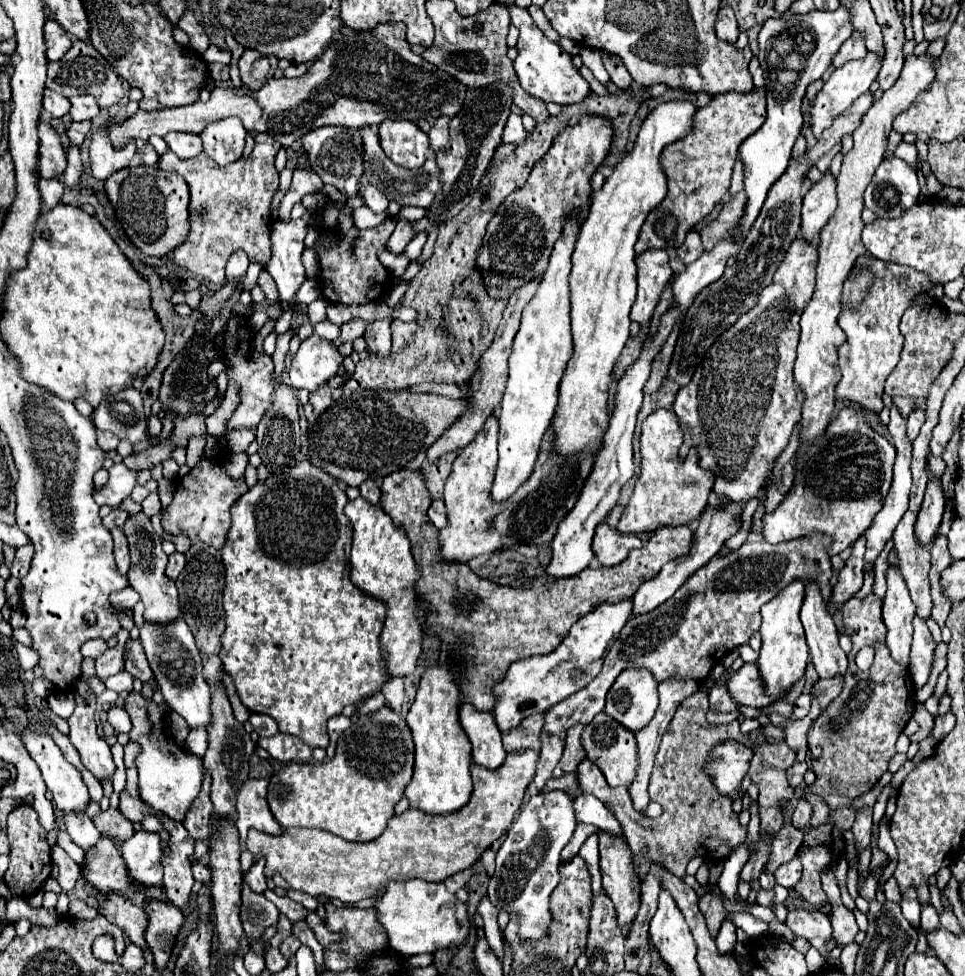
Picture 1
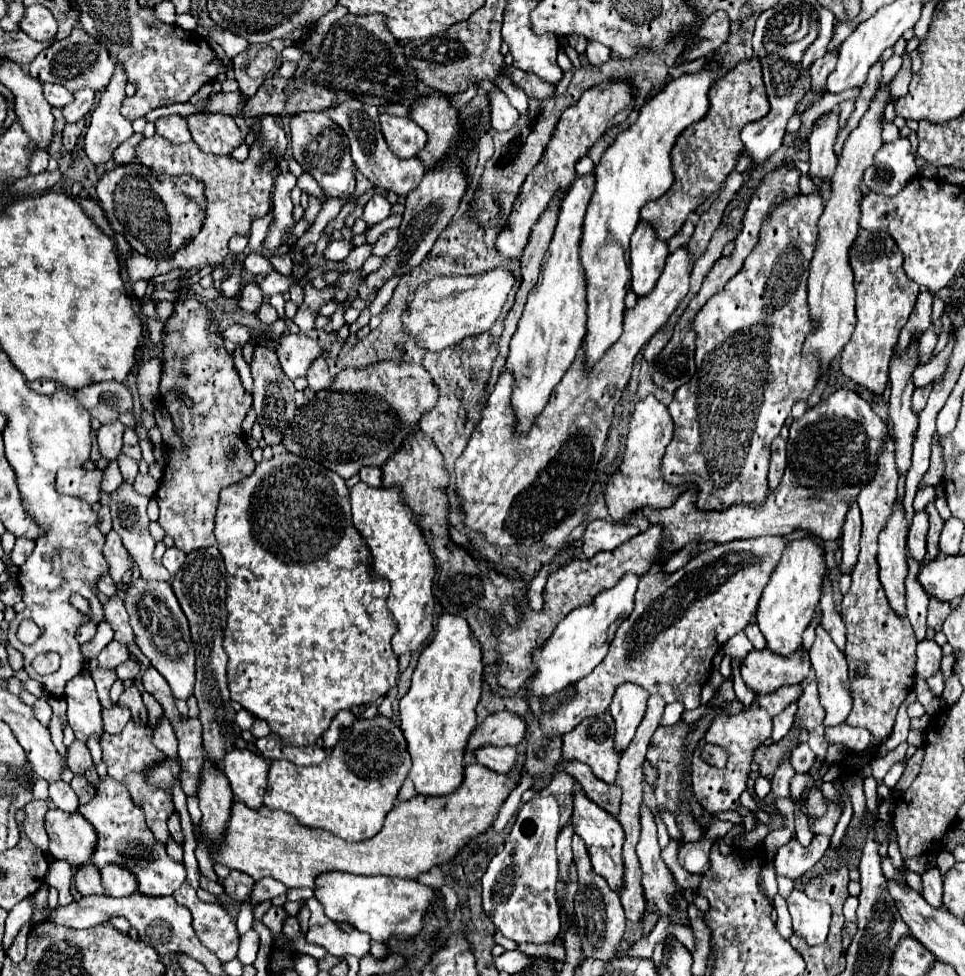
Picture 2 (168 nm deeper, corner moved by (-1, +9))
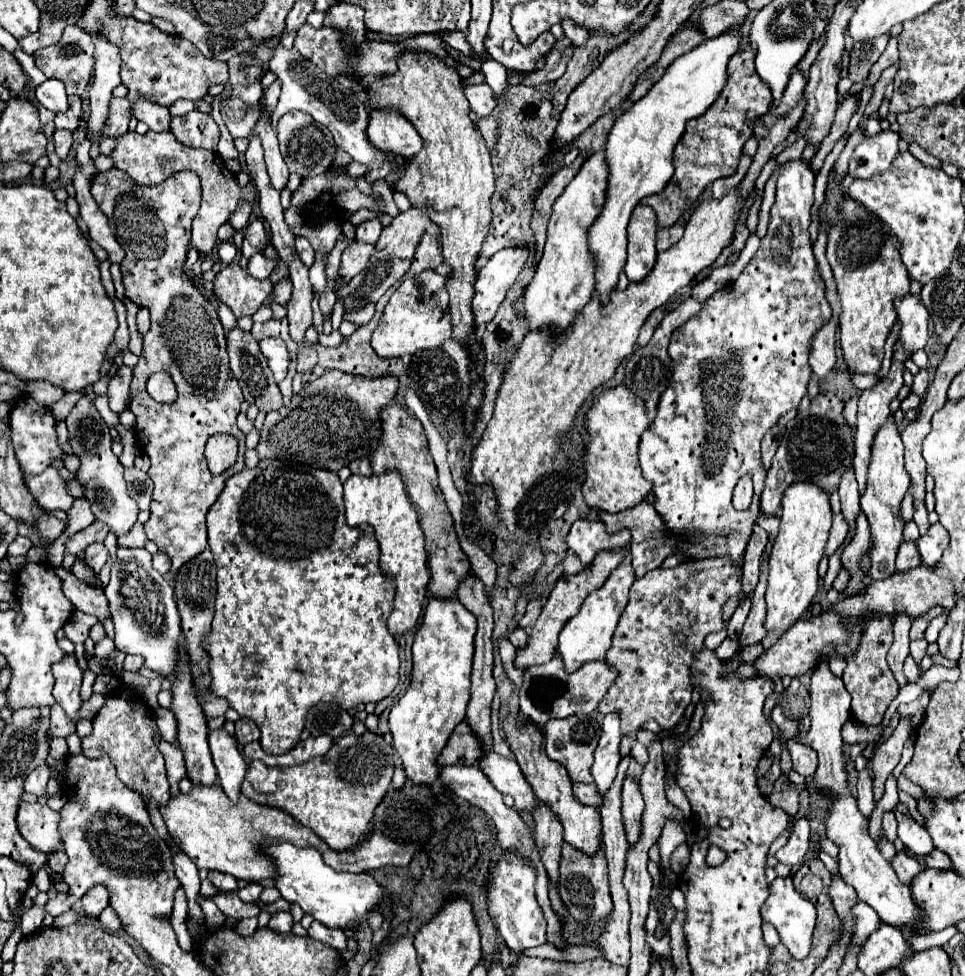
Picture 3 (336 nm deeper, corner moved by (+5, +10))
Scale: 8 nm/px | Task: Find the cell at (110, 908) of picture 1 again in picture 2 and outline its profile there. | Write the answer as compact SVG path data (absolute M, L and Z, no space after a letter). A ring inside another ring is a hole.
M84 863L74 873L74 885L80 895L92 895L92 893L104 893L100 885L100 871L92 863Z

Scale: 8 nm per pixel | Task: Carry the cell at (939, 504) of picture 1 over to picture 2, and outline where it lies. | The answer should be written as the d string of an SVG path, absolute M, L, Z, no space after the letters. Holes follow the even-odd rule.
M924 511L916 513L908 533L908 553L916 561L924 561L926 555L926 533L928 533L928 515Z

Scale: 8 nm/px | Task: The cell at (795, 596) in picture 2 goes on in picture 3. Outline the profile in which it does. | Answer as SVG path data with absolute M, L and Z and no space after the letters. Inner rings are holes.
M800 482L792 484L782 498L780 532L776 536L770 560L768 560L768 588L766 588L766 620L764 628L782 636L790 626L794 626L810 608L818 592L818 562L824 556L824 546L828 540L828 530L832 524L832 510L828 494L816 484Z

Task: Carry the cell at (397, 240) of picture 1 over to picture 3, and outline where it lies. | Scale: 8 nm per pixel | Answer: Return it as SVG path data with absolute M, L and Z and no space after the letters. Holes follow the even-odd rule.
M352 242L344 254L342 254L342 264L340 264L340 276L344 282L352 280L370 260L370 254L374 252L374 244L364 244L364 242Z

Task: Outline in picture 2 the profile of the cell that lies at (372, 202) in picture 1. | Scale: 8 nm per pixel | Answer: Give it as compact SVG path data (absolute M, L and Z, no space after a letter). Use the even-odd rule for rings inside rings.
M374 195L374 197L366 203L362 219L366 221L368 227L374 227L376 223L384 221L386 217L390 217L390 203L386 201L384 195Z

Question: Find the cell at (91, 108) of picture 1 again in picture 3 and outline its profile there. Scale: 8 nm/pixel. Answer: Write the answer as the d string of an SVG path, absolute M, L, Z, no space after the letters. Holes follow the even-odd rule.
M68 96L70 108L66 112L56 114L56 128L66 128L66 130L76 130L80 124L80 106L82 98L80 96Z

